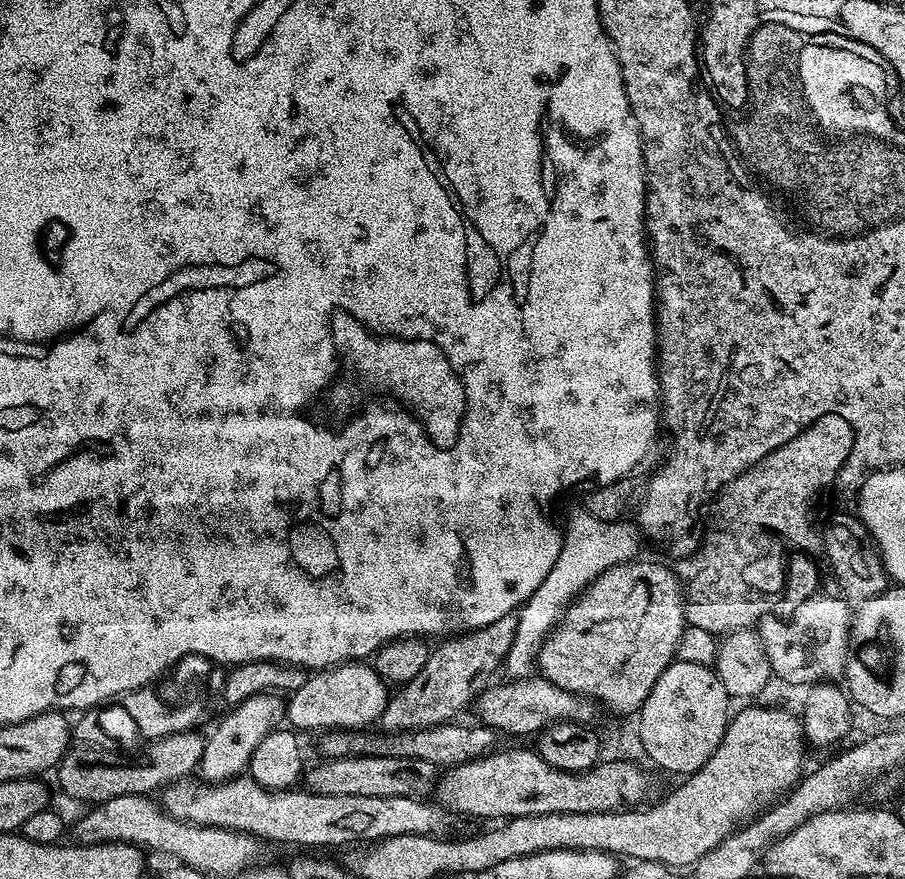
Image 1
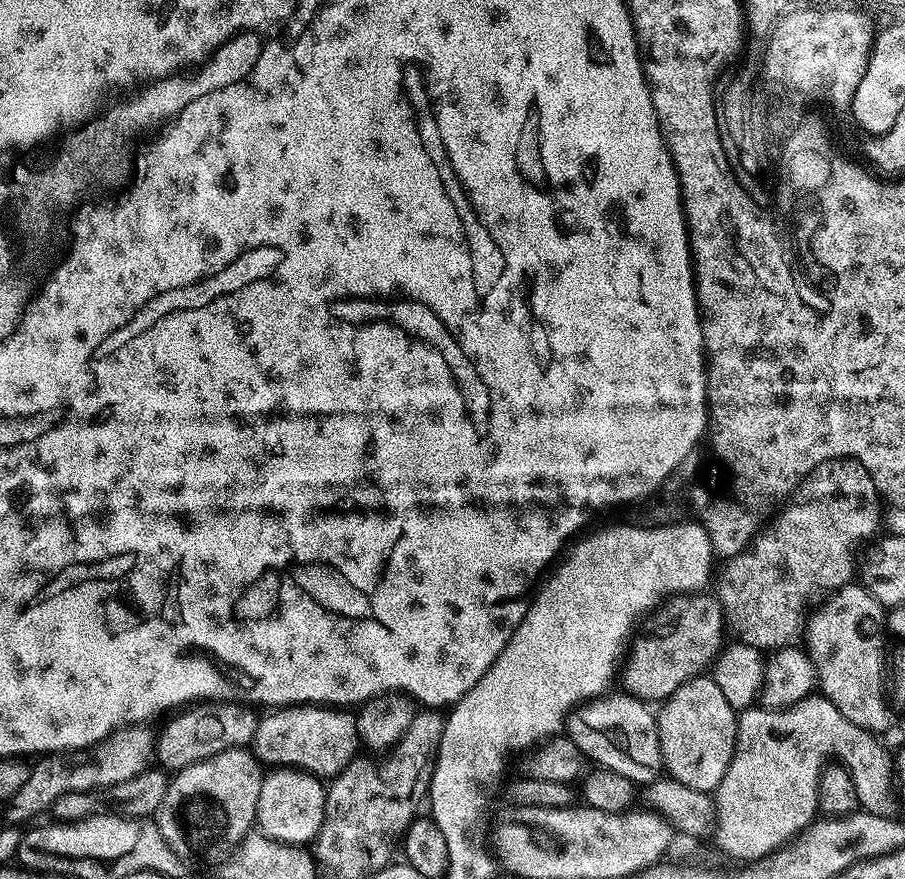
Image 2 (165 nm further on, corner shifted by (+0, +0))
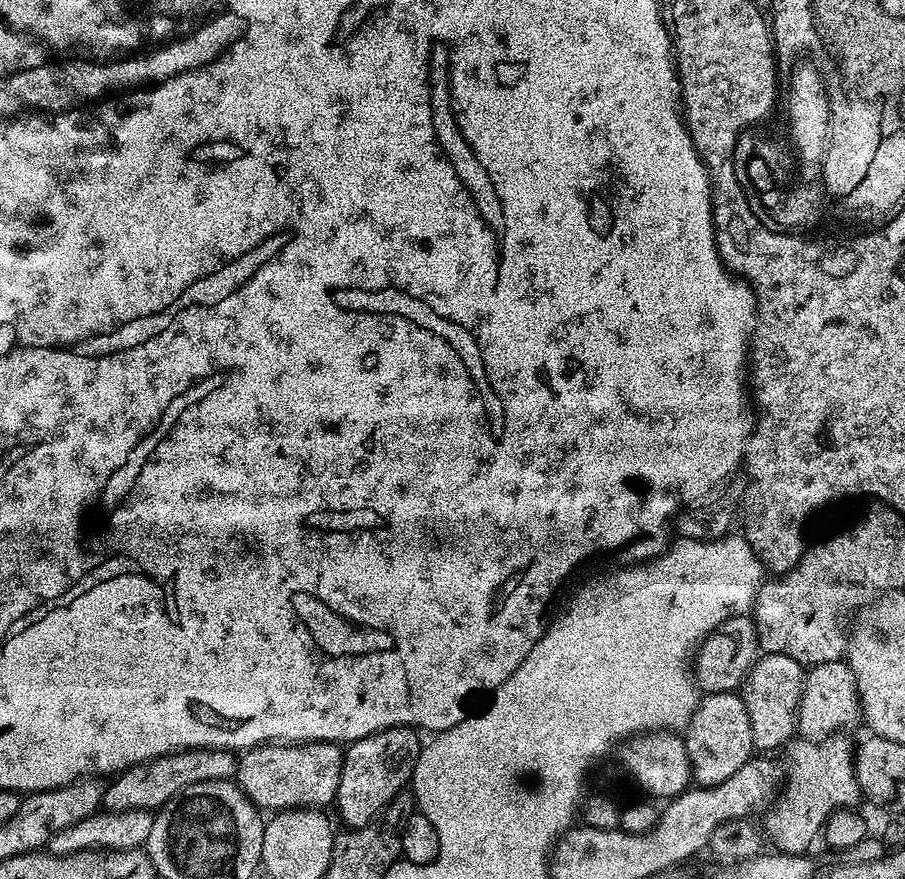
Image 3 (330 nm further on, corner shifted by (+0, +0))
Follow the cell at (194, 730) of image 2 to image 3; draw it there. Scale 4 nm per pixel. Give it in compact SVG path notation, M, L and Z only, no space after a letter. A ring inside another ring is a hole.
M190 748L187 752L171 752L169 756L160 756L157 760L149 760L146 767L128 768L119 773L116 780L104 789L103 807L109 812L129 812L132 808L143 808L145 810L159 810L168 800L175 800L182 790L194 786L198 782L207 780L231 780L235 777L238 760L231 752L223 748Z

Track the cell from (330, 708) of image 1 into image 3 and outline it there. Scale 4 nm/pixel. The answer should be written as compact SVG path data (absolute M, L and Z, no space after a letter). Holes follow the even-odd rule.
M311 740L309 744L273 742L271 744L259 744L257 748L247 749L239 757L234 779L240 785L240 789L248 795L251 804L255 804L265 813L275 814L283 812L285 808L323 809L325 806L331 805L336 799L343 765L344 753L341 745L338 744L327 744L324 740Z

